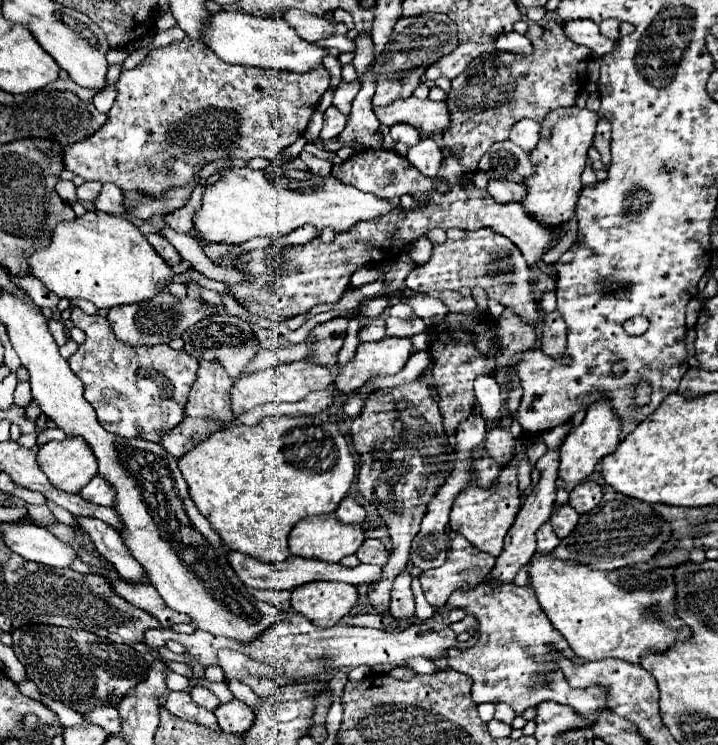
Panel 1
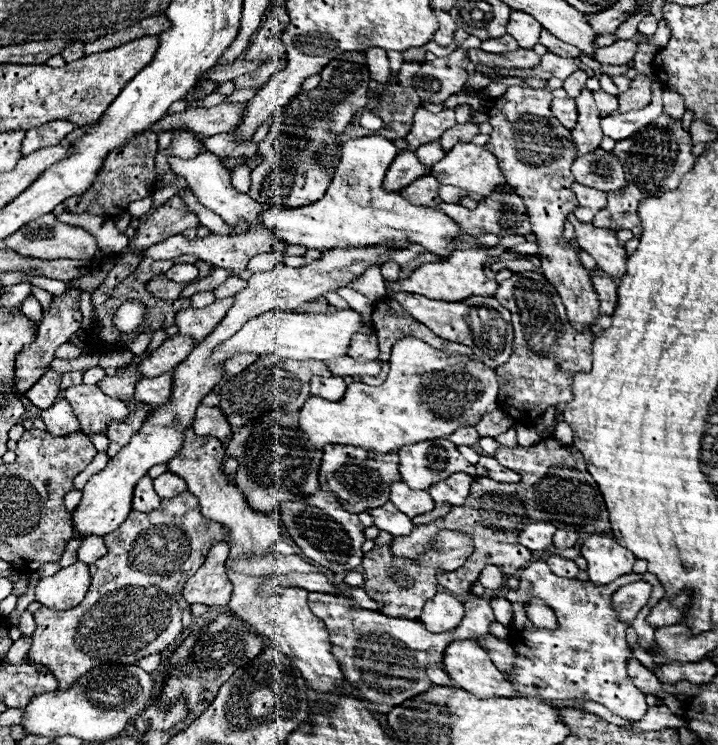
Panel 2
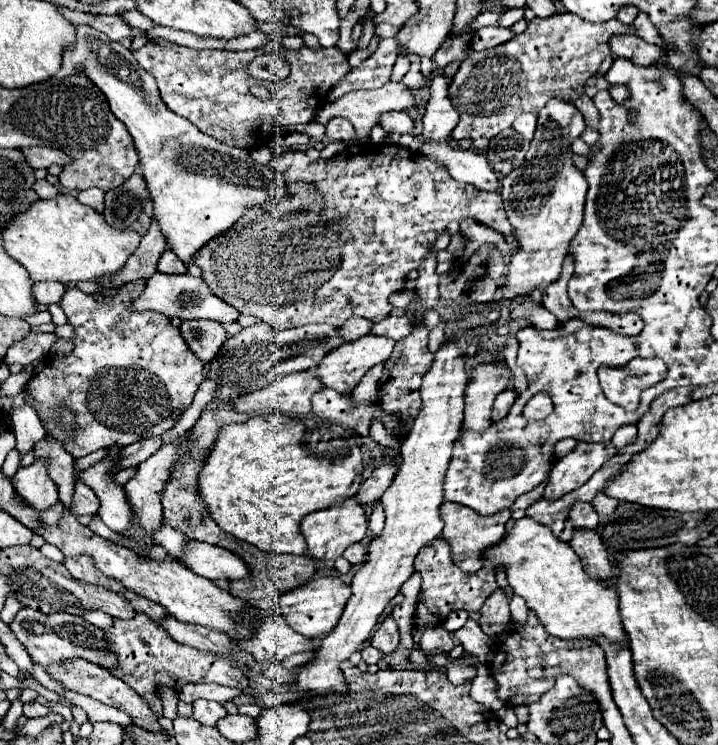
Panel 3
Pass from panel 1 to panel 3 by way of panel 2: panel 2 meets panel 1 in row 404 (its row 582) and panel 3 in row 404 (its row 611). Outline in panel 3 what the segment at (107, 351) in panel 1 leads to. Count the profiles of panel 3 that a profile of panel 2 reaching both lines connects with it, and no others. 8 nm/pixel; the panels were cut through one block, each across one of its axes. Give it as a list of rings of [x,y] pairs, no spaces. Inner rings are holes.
[[[136,280],[136,282],[130,282],[130,284],[122,286],[122,290],[120,290],[114,298],[104,298],[102,302],[96,302],[90,294],[84,294],[84,292],[78,290],[78,288],[70,288],[70,290],[64,294],[64,298],[60,300],[60,306],[64,308],[64,312],[66,312],[66,316],[68,316],[68,322],[74,326],[74,338],[72,338],[72,340],[74,340],[76,348],[74,348],[74,352],[68,354],[66,358],[48,360],[48,362],[44,364],[44,370],[28,382],[28,390],[30,390],[30,392],[34,394],[34,398],[36,398],[36,412],[38,412],[38,416],[46,422],[48,434],[52,434],[58,442],[62,442],[64,448],[66,448],[74,458],[82,458],[82,456],[86,456],[86,454],[90,454],[90,452],[100,450],[100,448],[112,448],[112,446],[116,446],[116,444],[122,444],[122,434],[130,434],[130,438],[134,438],[134,440],[144,440],[144,438],[152,438],[152,436],[164,434],[166,430],[170,430],[170,428],[178,422],[178,418],[182,416],[182,412],[192,404],[192,398],[194,398],[200,382],[204,380],[204,364],[200,364],[200,360],[190,352],[190,348],[186,346],[186,342],[184,342],[182,336],[180,336],[180,330],[174,328],[166,316],[156,314],[156,312],[144,312],[144,314],[140,314],[140,312],[128,312],[128,304],[142,292],[142,288],[144,288],[144,282],[138,282],[138,280]],[[58,406],[68,406],[68,408],[72,408],[72,410],[76,412],[76,422],[80,424],[80,432],[78,432],[74,438],[62,438],[62,430],[56,428],[54,418],[56,418]]]

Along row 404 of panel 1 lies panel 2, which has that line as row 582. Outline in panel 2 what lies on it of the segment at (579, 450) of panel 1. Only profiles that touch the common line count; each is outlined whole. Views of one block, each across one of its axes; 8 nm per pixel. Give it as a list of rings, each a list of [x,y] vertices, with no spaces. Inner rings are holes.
[[[598,534],[584,540],[580,554],[588,562],[588,580],[596,586],[604,586],[624,574],[630,574],[636,562],[636,556],[624,546],[620,546],[614,538]]]

